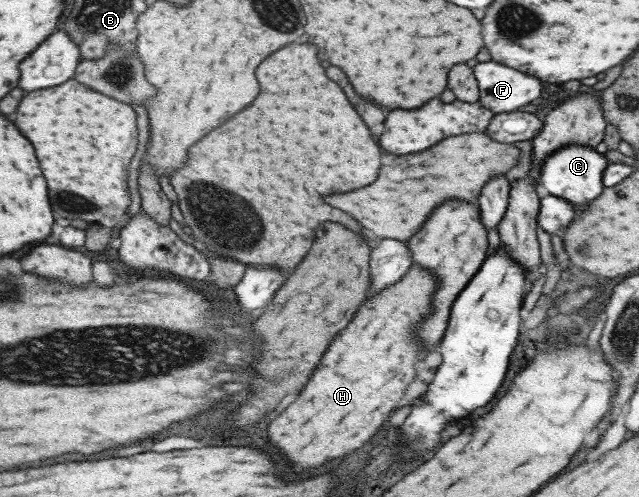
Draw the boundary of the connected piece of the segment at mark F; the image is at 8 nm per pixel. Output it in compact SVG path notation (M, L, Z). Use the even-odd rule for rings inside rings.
M488 60L474 67L479 104L493 114L505 114L530 109L540 95L540 81L511 67Z

